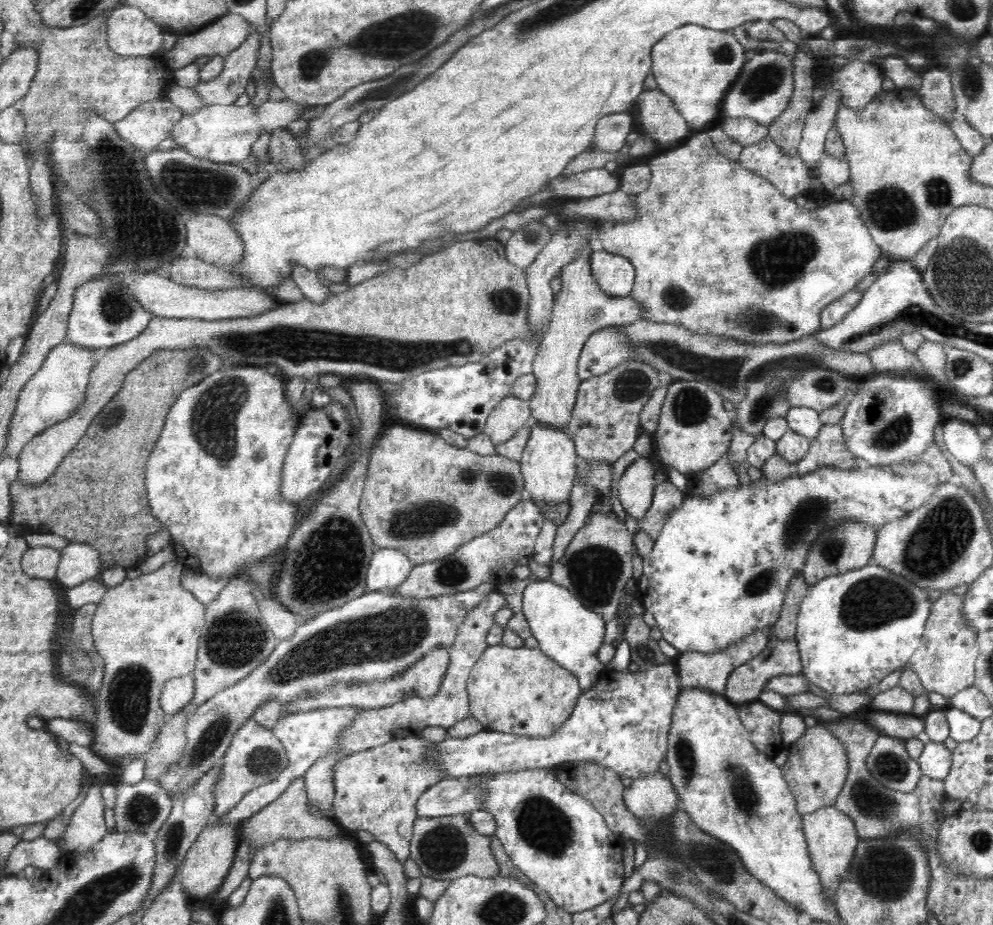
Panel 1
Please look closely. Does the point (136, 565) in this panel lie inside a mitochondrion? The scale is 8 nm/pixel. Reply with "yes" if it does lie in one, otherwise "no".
no

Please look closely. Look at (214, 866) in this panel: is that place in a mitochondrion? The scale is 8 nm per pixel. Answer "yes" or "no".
no

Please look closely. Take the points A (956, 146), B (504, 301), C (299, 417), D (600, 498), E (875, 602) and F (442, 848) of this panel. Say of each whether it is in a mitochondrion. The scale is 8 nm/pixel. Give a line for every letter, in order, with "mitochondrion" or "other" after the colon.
A: other
B: mitochondrion
C: other
D: other
E: mitochondrion
F: mitochondrion

